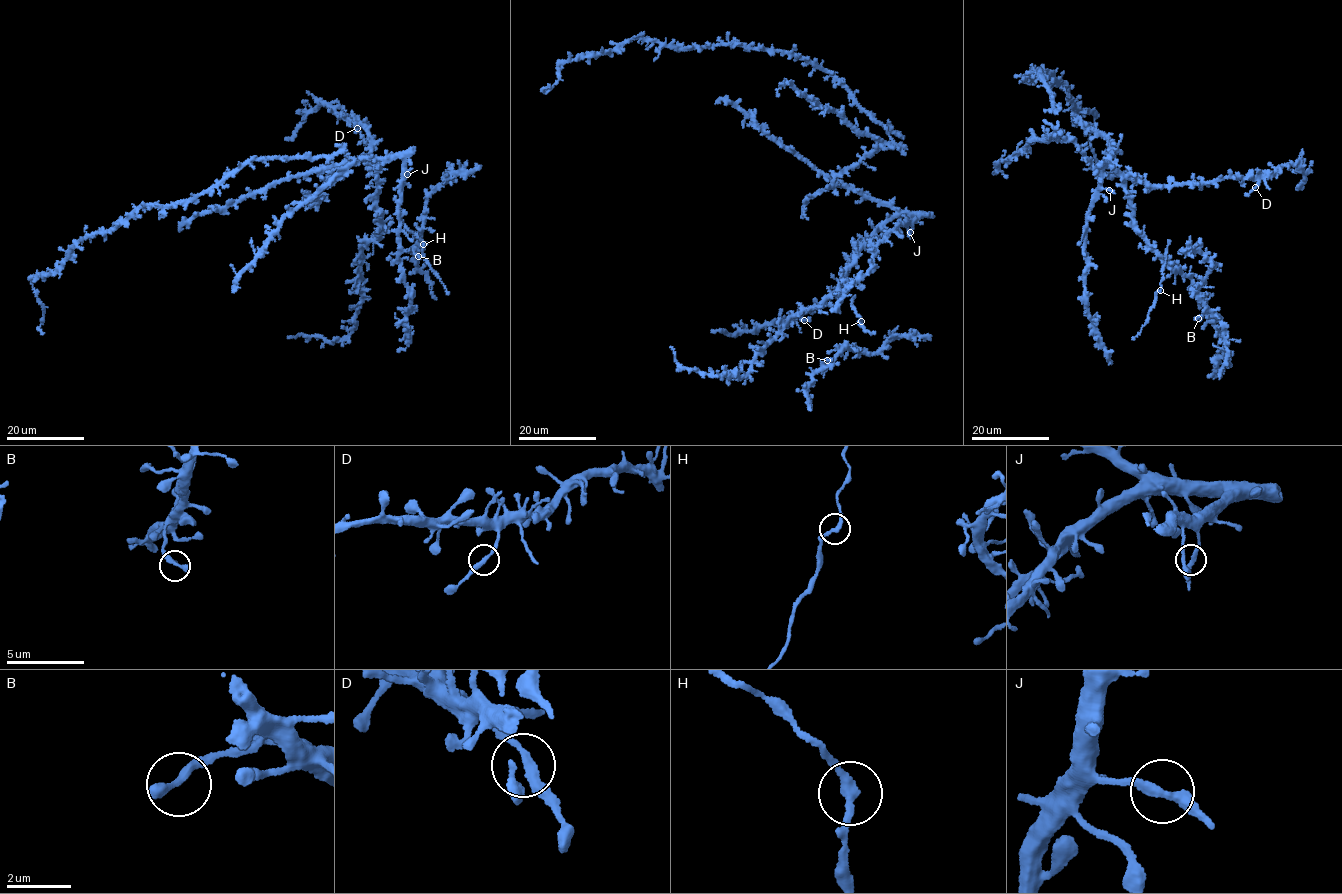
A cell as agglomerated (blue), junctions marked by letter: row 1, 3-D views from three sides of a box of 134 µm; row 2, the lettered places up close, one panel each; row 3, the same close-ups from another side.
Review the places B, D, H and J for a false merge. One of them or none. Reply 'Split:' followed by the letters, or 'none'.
Split: none

